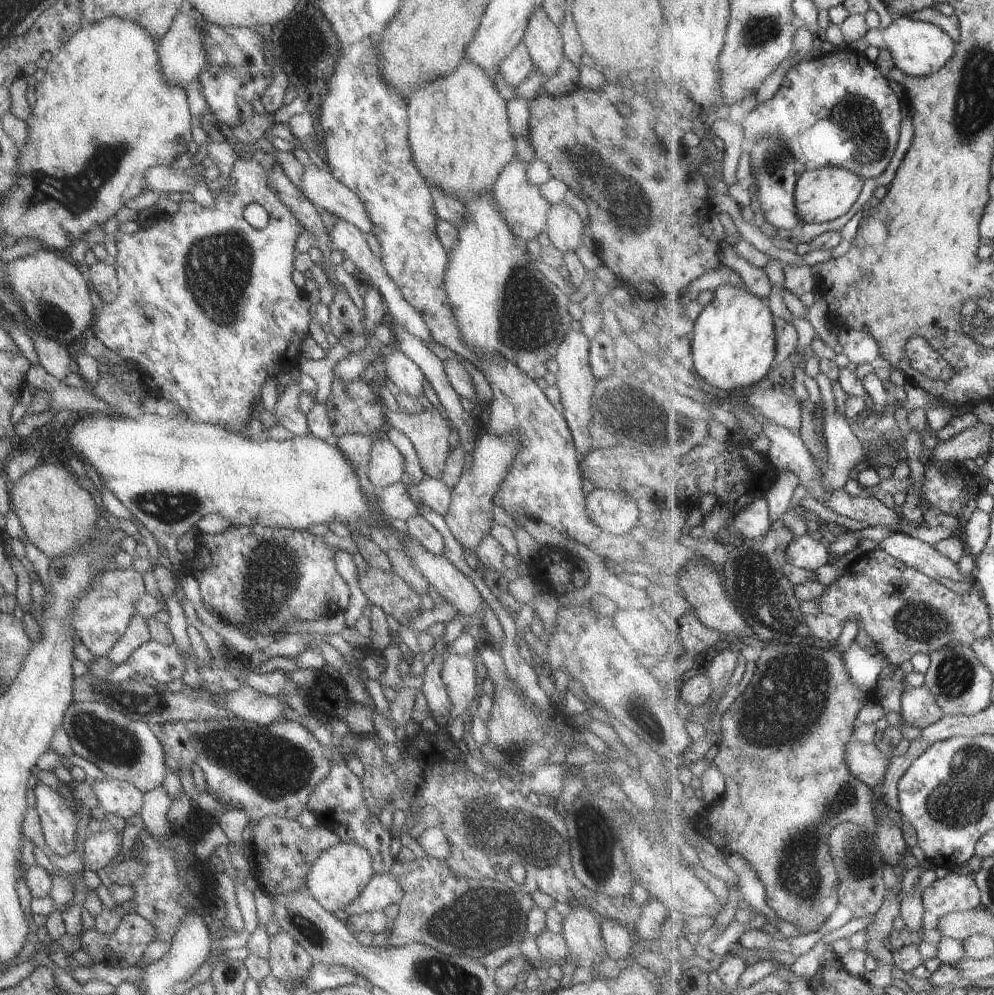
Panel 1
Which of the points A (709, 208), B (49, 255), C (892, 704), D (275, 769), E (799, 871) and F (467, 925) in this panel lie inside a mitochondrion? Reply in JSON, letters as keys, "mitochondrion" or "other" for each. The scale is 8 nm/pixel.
{"A":"other","B":"other","C":"other","D":"mitochondrion","E":"mitochondrion","F":"mitochondrion"}

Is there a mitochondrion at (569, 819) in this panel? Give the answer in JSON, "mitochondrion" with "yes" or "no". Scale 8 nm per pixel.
{"mitochondrion":"no"}

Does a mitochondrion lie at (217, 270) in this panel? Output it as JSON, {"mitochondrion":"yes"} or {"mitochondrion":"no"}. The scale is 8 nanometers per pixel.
{"mitochondrion":"yes"}

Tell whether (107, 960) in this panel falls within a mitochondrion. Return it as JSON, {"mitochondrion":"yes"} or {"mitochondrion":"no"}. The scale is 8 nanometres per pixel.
{"mitochondrion":"no"}

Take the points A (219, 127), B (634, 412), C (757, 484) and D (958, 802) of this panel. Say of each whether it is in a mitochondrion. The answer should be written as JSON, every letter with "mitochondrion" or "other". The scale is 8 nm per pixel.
{"A":"other","B":"mitochondrion","C":"other","D":"mitochondrion"}

